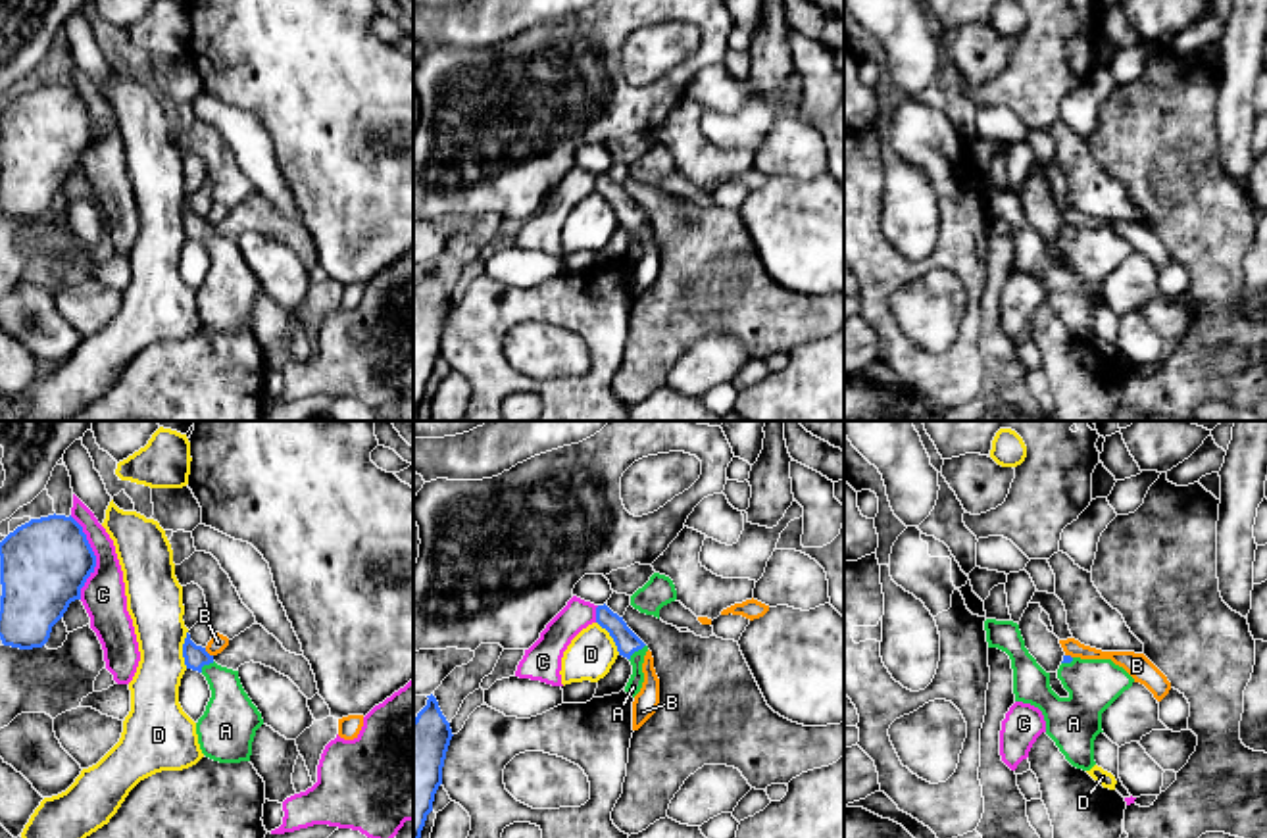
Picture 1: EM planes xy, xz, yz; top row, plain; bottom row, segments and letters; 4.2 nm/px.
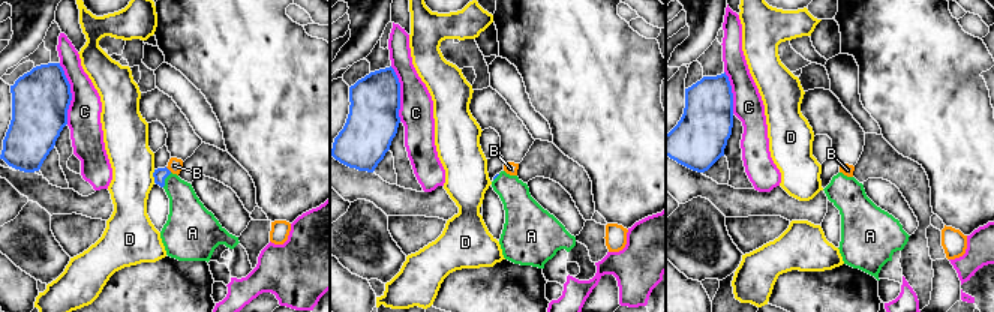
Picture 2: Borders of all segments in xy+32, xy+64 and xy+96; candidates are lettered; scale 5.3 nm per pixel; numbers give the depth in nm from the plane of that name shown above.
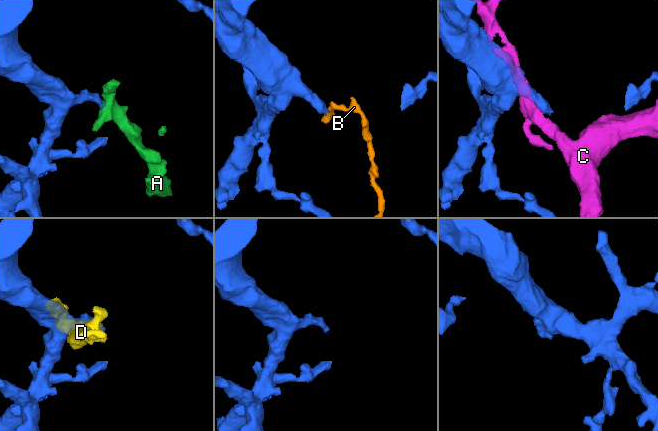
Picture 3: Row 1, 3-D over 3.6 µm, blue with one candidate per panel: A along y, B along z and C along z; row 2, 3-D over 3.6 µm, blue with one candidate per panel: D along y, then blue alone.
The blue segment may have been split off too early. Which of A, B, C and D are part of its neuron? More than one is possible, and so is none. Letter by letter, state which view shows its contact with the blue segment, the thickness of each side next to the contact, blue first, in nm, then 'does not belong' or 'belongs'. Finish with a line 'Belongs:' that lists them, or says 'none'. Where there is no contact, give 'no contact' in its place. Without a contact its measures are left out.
A: xz | 100/70 nm | belongs
B: xy | 100/70 nm | does not belong
C: xy | 360/180 nm | does not belong
D: xy | 100/240 nm | does not belong
Belongs: A

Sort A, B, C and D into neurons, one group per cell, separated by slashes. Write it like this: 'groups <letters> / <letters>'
groups A / B / C / D

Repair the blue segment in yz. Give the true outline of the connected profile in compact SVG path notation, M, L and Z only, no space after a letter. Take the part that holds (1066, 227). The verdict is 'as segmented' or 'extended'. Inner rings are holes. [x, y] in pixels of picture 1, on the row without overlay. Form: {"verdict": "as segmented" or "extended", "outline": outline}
{"verdict": "extended", "outline": "M984 190L988 217L1006 221L1013 238L1015 271L1038 277L1046 304L1065 329L1082 340L1094 331L1094 309L1102 300L1102 283L1132 256L1134 248L1111 229L1081 229L1063 225L1057 248L1069 261L1059 267L1046 242L1025 217L1019 194L1013 190Z"}

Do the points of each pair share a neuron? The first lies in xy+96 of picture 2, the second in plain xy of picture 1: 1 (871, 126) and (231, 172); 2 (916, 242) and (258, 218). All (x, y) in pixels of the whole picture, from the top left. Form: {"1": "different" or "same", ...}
{"1": "different", "2": "same"}

